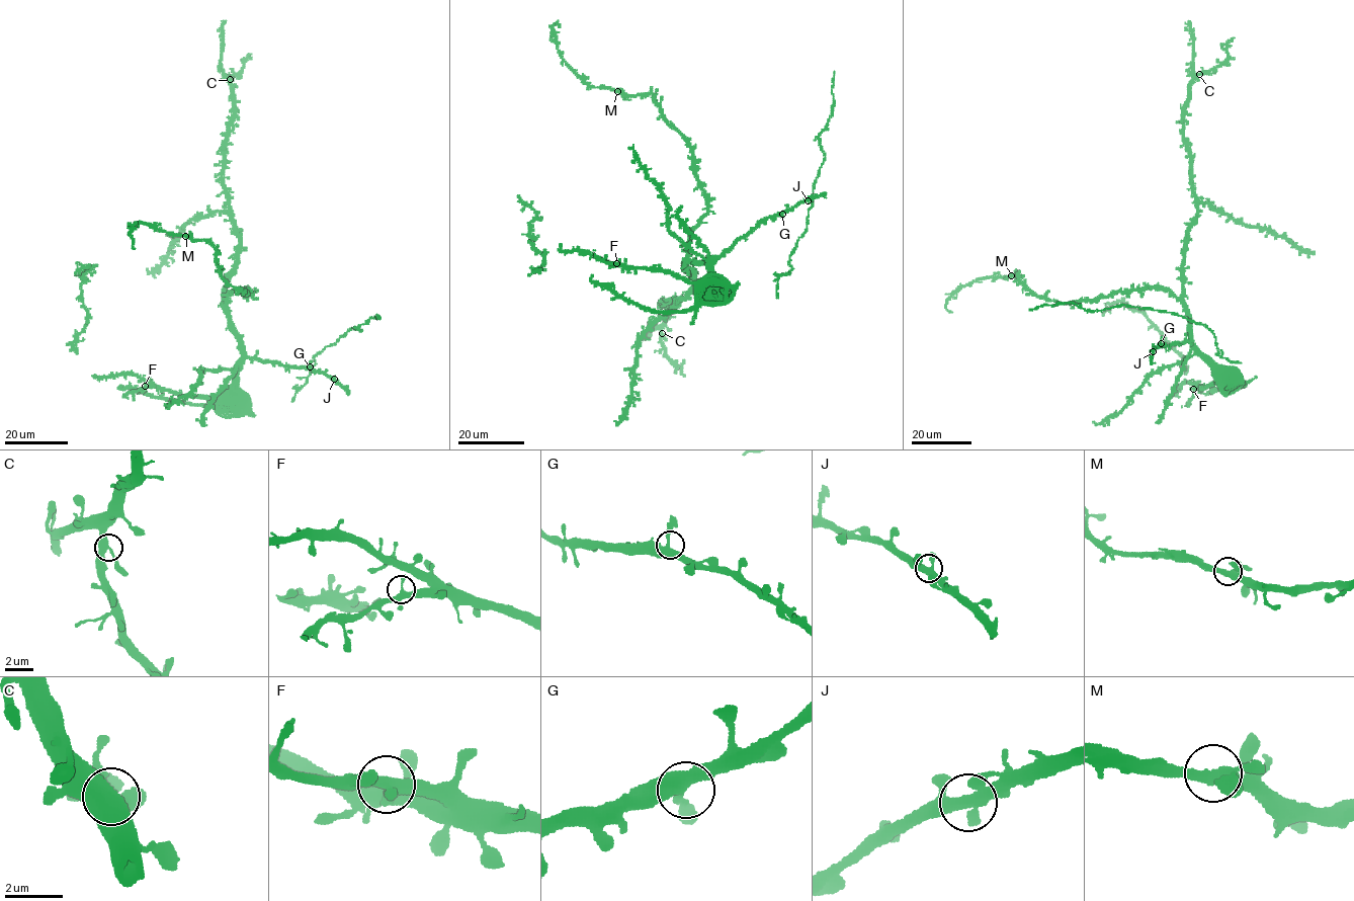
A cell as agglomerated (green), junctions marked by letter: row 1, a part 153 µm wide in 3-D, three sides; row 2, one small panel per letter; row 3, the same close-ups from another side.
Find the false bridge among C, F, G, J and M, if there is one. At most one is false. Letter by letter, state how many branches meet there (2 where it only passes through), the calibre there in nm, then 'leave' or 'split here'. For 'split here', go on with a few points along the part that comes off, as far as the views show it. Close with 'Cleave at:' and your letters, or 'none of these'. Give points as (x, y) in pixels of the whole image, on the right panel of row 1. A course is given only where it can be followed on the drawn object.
C: branches 3; calibre 360 nm; leave
F: branches 4; calibre 320 nm; leave
G: branches 3; calibre 360 nm; leave
J: branches 4; calibre 360 nm; leave
M: branches 4; calibre 360 nm; leave
Cleave at: none of these

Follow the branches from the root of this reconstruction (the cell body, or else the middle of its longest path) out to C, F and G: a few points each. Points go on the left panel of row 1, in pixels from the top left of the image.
C: (224, 395), (241, 355), (240, 336), (224, 302), (238, 244), (224, 181), (225, 144), (233, 106), (230, 79)
F: (224, 395), (222, 393), (215, 399), (145, 386)
G: (224, 395), (246, 358), (256, 357), (288, 366), (310, 366)

